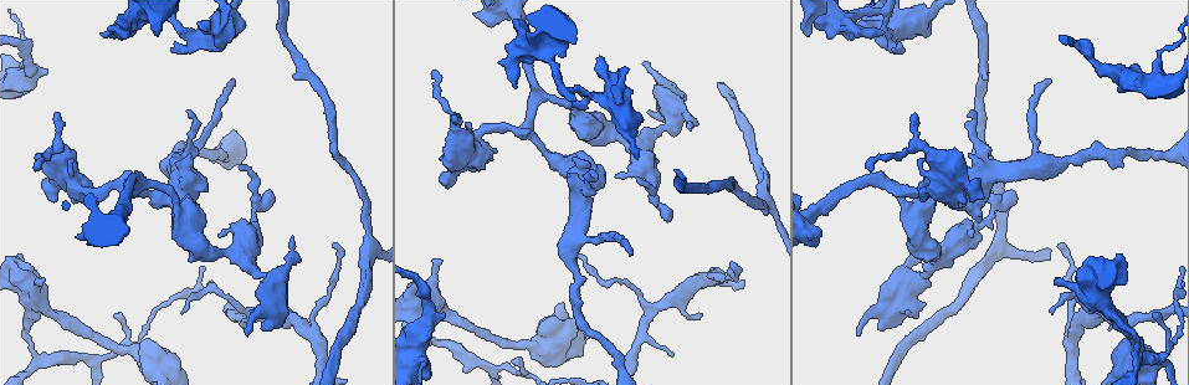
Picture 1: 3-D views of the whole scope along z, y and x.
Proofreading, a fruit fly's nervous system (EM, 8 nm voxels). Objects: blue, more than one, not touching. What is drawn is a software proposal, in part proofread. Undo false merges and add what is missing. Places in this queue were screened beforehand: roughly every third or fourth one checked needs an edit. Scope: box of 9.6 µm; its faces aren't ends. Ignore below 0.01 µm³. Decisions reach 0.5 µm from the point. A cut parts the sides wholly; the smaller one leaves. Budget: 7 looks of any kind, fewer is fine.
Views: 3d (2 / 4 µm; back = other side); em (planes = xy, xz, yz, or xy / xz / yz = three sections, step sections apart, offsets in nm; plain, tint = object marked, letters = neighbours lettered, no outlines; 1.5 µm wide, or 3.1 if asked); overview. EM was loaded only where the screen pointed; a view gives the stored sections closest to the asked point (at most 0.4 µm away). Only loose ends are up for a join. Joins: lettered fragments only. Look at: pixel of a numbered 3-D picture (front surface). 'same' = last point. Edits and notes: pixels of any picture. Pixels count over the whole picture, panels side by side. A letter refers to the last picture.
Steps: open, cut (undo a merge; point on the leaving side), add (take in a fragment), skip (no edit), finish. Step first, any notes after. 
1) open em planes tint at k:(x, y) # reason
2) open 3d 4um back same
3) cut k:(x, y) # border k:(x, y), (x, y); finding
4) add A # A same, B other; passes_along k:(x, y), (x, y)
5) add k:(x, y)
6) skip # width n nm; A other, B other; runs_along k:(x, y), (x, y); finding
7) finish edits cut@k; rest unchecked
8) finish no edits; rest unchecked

open 3d 4um at 1:(530, 130) # three arms meet

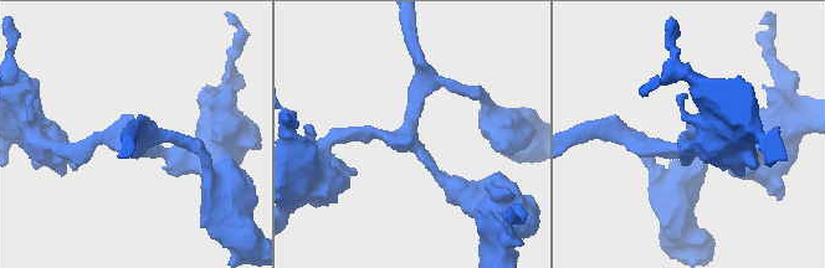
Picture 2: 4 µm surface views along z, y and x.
open em yz step 8 letters at 2:(408, 137) # arms 3; arm_widths 180, 220, 220 nm; need the tissue

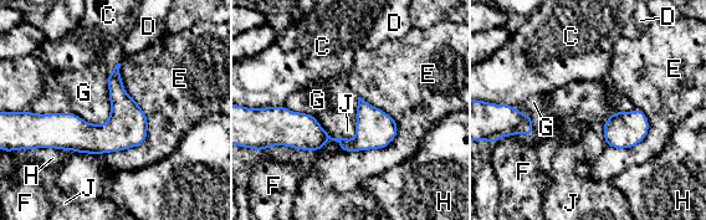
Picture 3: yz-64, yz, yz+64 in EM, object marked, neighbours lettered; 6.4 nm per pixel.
open em planes letters same

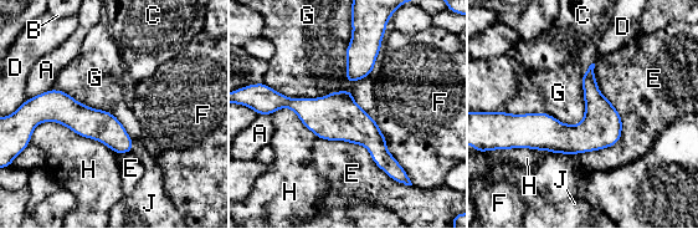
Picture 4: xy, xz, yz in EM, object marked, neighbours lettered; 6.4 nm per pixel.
skip # A other, B other, C other, D other, E other, F other, G other, H other, J other; runs_along 4:(275, 98), (348, 121), (395, 166); continuous, no second neuron

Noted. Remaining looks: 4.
open 3d 2um at 1:(600, 58) # free end

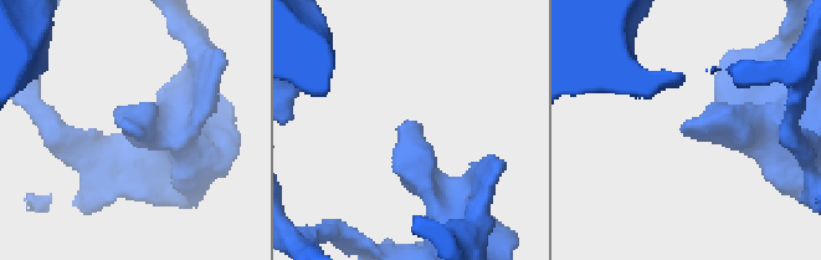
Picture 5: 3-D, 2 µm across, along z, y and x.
open em xy step 8 tint at 5:(681, 131) # need the tissue

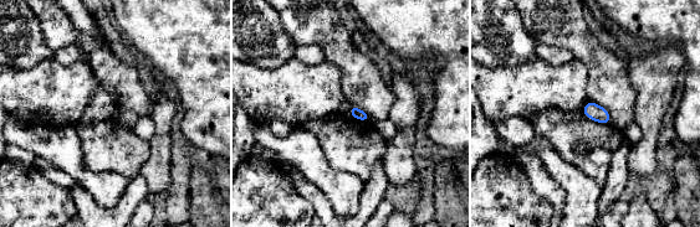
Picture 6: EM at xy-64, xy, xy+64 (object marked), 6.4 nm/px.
open em xz step 8 letters same

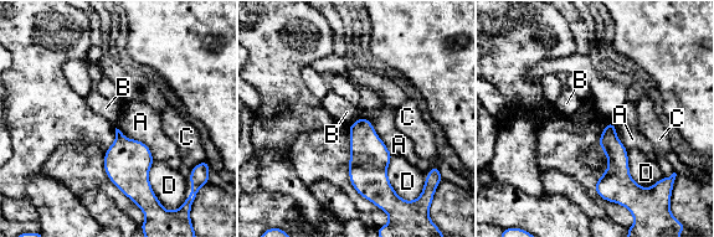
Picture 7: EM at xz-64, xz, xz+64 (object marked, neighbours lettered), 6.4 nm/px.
skip # A other, B other, C other, D other; border 7:(116, 127), (143, 142), (154, 160); no lettered fragment goes on from it

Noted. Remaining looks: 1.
open em planes letters at 1:(122, 26) # free end

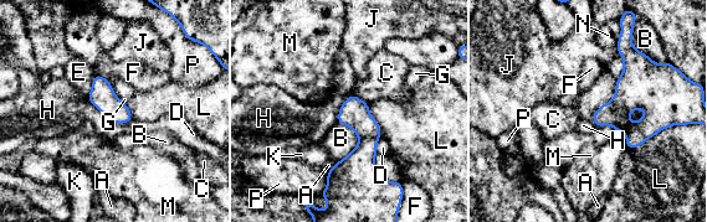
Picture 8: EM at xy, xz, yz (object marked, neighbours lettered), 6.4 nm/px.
skip # A other, B other, C other, D other, E other, F other, G other, H other, J other, K other, L other, M other, N other, P other; border 8:(86, 97), (116, 123), (132, 119); none of them fits

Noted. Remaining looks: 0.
finish no edits; rest unchecked

